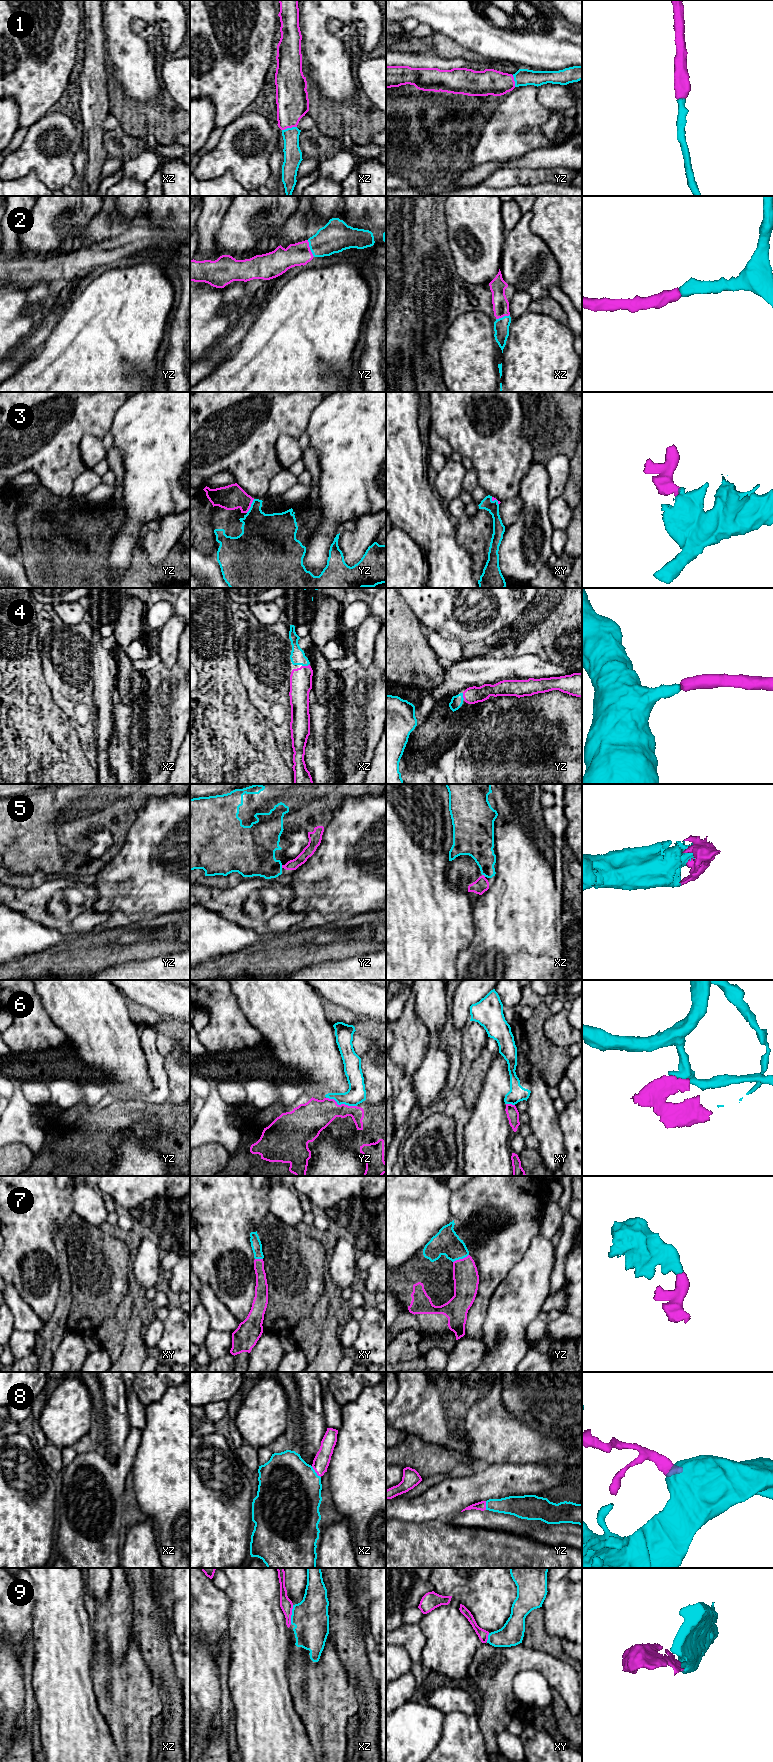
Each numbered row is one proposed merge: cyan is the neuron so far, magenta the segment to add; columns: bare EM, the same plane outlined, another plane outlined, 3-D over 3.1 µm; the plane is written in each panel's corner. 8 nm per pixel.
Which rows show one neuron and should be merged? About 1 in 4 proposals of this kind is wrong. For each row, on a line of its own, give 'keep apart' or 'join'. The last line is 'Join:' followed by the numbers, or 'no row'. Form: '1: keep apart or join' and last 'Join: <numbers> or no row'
1: join
2: join
3: join
4: join
5: join
6: keep apart
7: join
8: join
9: join
Join: 1, 2, 3, 4, 5, 7, 8, 9

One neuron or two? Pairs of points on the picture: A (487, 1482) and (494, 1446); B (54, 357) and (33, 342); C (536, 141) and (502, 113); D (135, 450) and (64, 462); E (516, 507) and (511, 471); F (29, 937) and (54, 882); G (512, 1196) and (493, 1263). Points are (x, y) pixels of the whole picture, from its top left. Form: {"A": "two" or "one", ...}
{"A": "two", "B": "two", "C": "one", "D": "two", "E": "two", "F": "two", "G": "one"}

